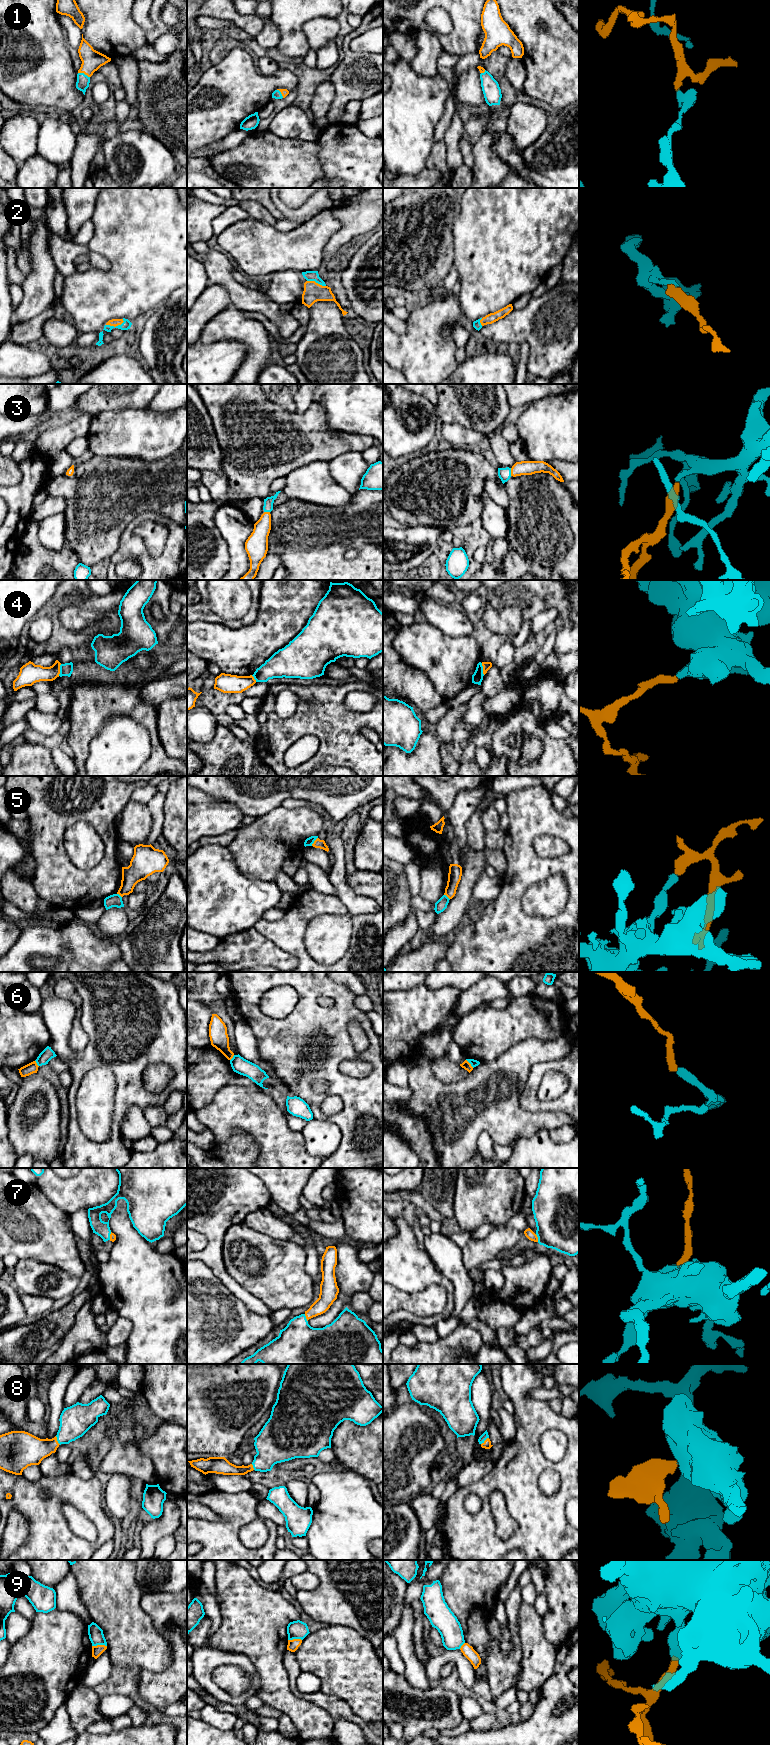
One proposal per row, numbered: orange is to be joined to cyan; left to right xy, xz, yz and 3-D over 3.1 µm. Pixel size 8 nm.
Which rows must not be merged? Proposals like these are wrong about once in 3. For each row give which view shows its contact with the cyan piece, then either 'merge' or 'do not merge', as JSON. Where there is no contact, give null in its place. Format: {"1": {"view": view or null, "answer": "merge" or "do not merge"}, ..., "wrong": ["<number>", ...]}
{"1": {"view": "xy", "answer": "merge"}, "2": {"view": "xy", "answer": "merge"}, "3": {"view": "yz", "answer": "merge"}, "4": {"view": "xy", "answer": "do not merge"}, "5": {"view": "xz", "answer": "do not merge"}, "6": {"view": "yz", "answer": "do not merge"}, "7": {"view": "yz", "answer": "merge"}, "8": {"view": "xy", "answer": "merge"}, "9": {"view": "xy", "answer": "do not merge"}, "wrong": ["4", "5", "6", "9"]}

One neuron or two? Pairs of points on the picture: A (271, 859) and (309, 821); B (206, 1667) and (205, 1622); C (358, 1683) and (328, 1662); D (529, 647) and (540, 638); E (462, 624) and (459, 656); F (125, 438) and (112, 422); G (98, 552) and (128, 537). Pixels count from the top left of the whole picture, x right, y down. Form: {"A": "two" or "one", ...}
{"A": "one", "B": "two", "C": "one", "D": "one", "E": "two", "F": "one", "G": "two"}

